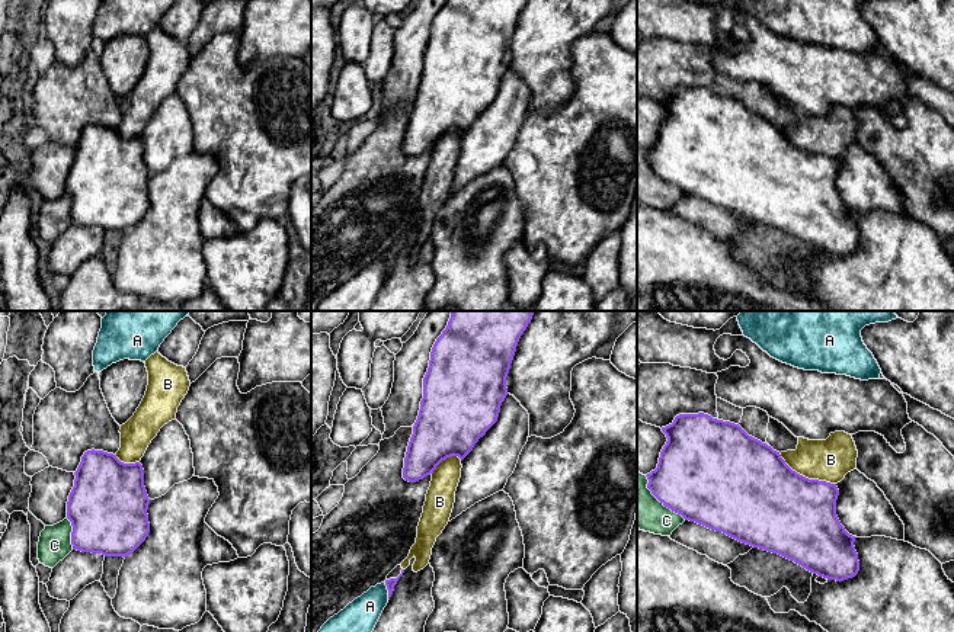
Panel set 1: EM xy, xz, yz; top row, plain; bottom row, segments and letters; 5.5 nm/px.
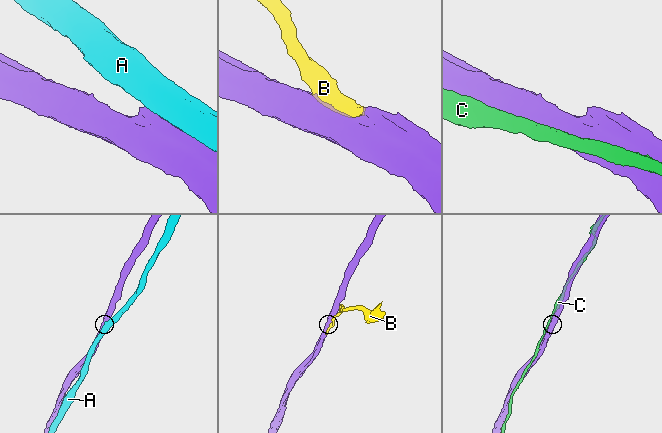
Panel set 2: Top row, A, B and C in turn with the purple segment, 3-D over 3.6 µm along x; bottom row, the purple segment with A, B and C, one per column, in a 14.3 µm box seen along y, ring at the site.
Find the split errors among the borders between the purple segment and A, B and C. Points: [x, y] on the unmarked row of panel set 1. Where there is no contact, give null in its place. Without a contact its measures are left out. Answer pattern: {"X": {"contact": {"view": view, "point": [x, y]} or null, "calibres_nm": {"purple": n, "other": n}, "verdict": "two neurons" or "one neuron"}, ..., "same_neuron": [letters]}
{"A": {"contact": {"view": "xz", "point": [389, 266]}, "calibres_nm": {"purple": 50, "other": 200}, "verdict": "two neurons"}, "B": {"contact": {"view": "yz", "point": [804, 151]}, "calibres_nm": {"purple": 480, "other": 240}, "verdict": "one neuron"}, "C": {"contact": {"view": "yz", "point": [660, 176]}, "calibres_nm": {"purple": 460, "other": 220}, "verdict": "two neurons"}, "same_neuron": ["B"]}

